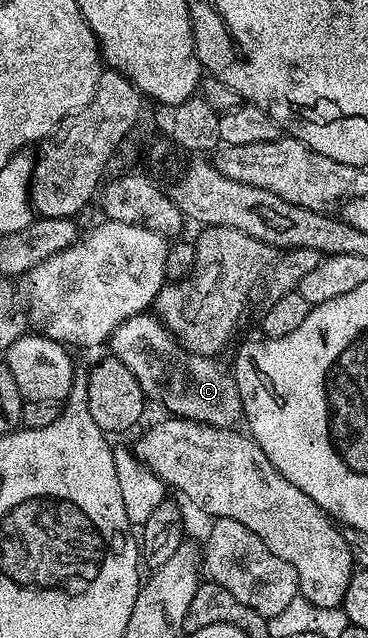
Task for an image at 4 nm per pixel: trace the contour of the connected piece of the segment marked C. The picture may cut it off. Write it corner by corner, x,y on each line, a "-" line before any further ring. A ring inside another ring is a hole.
141,314
135,316
134,318
126,318
126,322
122,322
122,326
118,326
118,330
114,330
114,334
112,335
110,341
110,352
111,355
117,356
121,360
121,362
130,369
130,374
134,374
134,378
138,378
138,386
142,386
142,390
144,391
145,397
149,401
157,400
158,403
161,404
162,407
165,408
165,413
171,414
173,417
182,419
182,420
197,420
200,424
213,424
216,428
231,428
233,426
239,425
237,424
242,417
244,416
244,407
242,406
242,402
240,401
240,395
238,394
238,390
236,389
236,377
233,375
231,371
228,372
223,368
222,365
219,364
219,359
213,358
211,356
203,356
202,354
198,354
197,352
191,352
190,350
186,350
179,344
176,340
176,335
169,330
169,328
162,323
155,315
152,314

